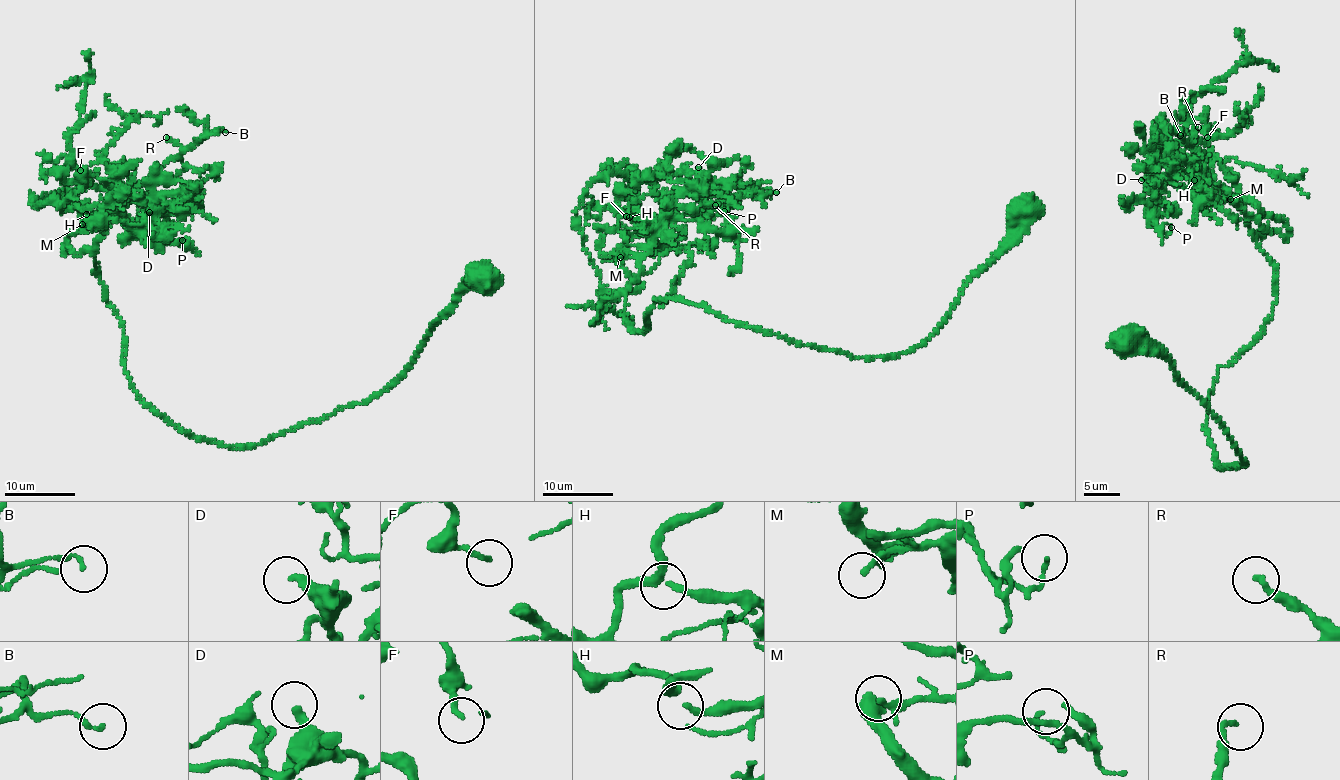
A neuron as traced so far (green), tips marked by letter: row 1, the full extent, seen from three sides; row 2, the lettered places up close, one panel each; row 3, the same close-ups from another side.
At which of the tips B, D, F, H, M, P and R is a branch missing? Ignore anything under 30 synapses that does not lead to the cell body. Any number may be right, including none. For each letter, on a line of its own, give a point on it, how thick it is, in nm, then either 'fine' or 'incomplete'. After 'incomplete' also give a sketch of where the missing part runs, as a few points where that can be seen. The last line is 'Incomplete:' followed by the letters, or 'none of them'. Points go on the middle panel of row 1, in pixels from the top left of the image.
B: place (776, 192); calibre 130 nm; fine
D: place (698, 167); calibre 190 nm; fine
F: place (626, 216); calibre 160 nm; fine
H: place (629, 217); calibre 160 nm; fine
M: place (620, 257); calibre 220 nm; incomplete; course (620, 257), (612, 257), (600, 272), (591, 266), (572, 266), (559, 271), (554, 279)
P: place (724, 211); calibre 130 nm; fine
R: place (715, 205); calibre 160 nm; fine
Incomplete: M

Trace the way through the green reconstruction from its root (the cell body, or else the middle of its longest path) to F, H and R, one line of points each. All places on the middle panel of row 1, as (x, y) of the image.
F: (1025, 210), (929, 339), (858, 358), (670, 297), (632, 331), (625, 294), (660, 224), (626, 190), (626, 216)
H: (1025, 210), (929, 339), (858, 358), (670, 297), (632, 331), (625, 294), (659, 229), (629, 217)
R: (1025, 210), (929, 339), (858, 358), (670, 297), (632, 331), (625, 294), (660, 224), (729, 205), (715, 205)

